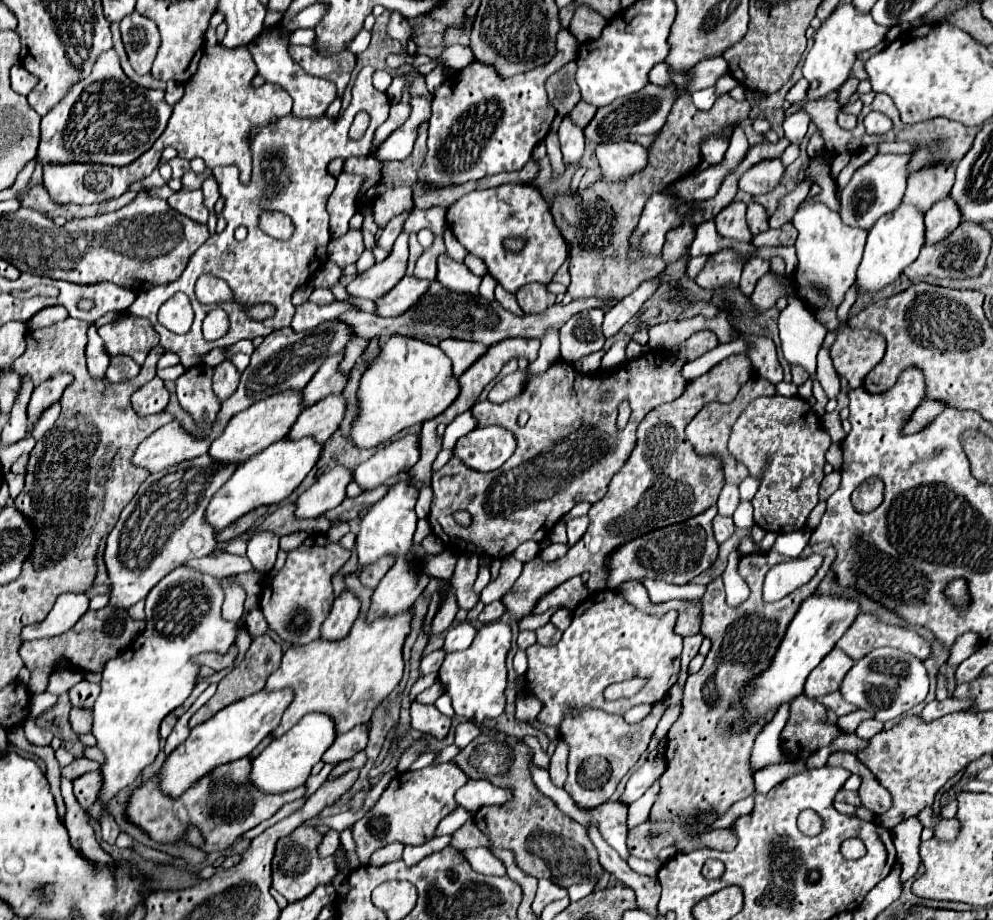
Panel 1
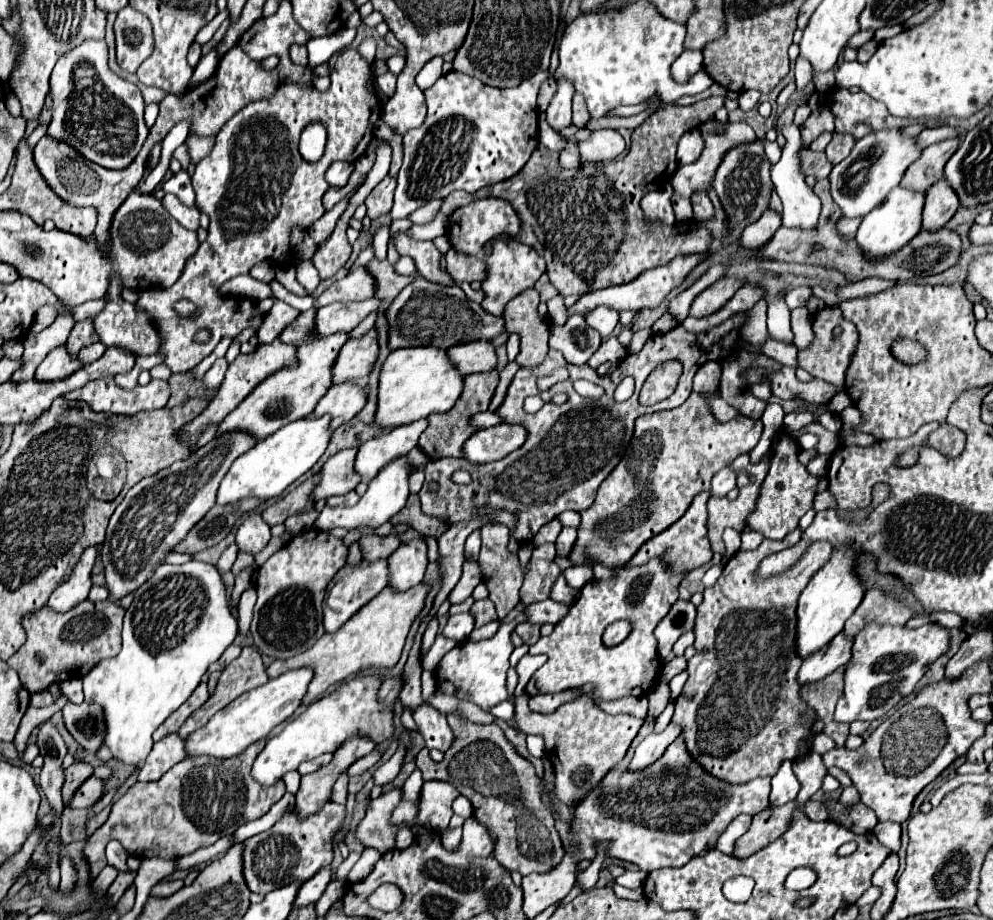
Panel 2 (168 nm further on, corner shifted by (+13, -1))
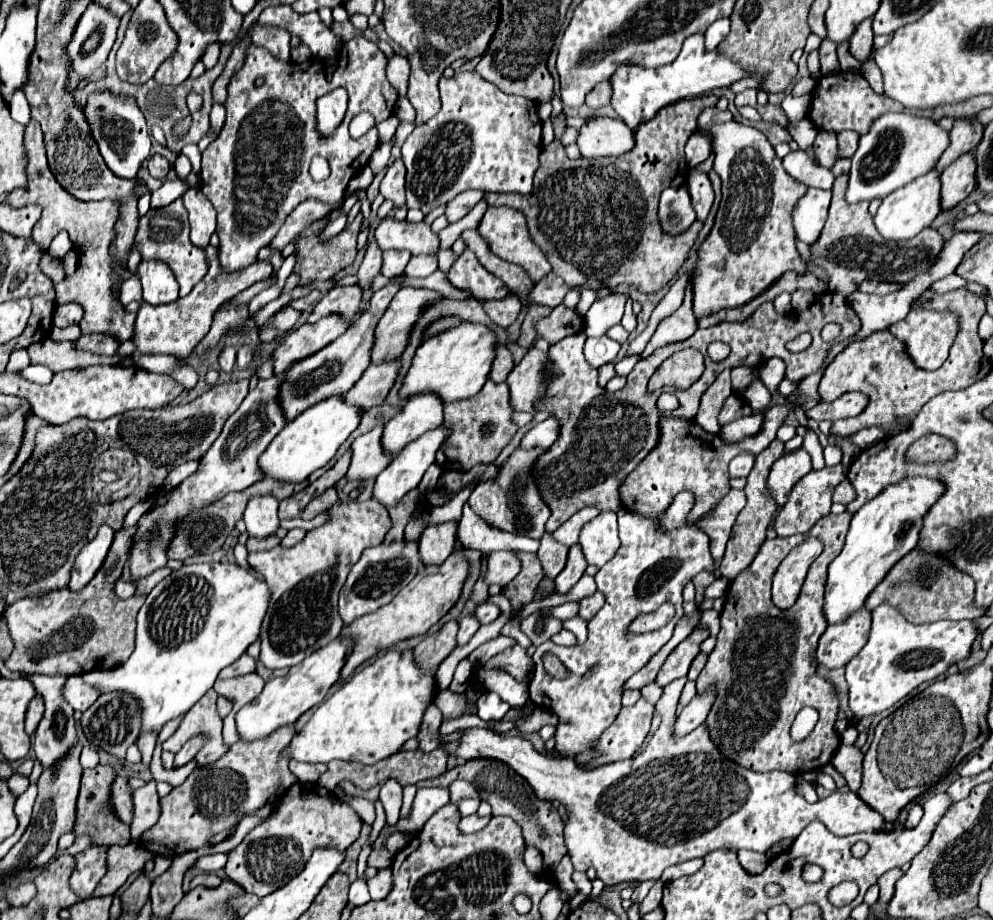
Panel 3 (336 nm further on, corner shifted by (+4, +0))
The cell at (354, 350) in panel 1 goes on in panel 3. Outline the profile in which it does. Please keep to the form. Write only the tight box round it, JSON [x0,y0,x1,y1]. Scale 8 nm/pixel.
[405,256,437,278]

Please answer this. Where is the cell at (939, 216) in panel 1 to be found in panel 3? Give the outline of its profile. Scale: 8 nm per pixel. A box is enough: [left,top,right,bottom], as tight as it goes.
[941,152,975,210]

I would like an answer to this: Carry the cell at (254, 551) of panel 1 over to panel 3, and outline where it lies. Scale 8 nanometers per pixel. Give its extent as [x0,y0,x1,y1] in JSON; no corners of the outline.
[245,496,279,538]

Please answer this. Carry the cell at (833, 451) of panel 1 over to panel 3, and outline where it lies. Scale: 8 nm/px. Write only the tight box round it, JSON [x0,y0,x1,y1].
[769,448,811,506]

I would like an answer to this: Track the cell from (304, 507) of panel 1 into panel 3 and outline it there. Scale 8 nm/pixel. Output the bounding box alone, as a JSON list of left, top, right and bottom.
[347,426,391,482]

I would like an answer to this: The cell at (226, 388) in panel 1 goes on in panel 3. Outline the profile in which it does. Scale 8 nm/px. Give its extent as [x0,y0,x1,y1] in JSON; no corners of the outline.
[219,348,237,372]

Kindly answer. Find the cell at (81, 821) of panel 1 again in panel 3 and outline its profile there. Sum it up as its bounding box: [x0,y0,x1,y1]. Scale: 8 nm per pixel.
[27,674,79,766]

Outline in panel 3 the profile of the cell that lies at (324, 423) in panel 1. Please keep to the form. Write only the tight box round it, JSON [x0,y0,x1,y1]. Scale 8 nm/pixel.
[345,360,399,412]

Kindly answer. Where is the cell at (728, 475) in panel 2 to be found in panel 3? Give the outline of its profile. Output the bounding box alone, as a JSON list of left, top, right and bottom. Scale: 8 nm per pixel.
[729,454,755,478]

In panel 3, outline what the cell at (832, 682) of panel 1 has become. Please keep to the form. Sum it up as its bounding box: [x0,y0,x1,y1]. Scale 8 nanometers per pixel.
[815,610,871,668]

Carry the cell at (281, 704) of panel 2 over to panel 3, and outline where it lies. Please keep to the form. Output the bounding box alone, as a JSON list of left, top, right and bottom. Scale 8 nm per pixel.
[235,638,353,742]

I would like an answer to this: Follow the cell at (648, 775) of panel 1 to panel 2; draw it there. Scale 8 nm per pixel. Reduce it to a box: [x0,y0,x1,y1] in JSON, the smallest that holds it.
[630,723,680,769]

